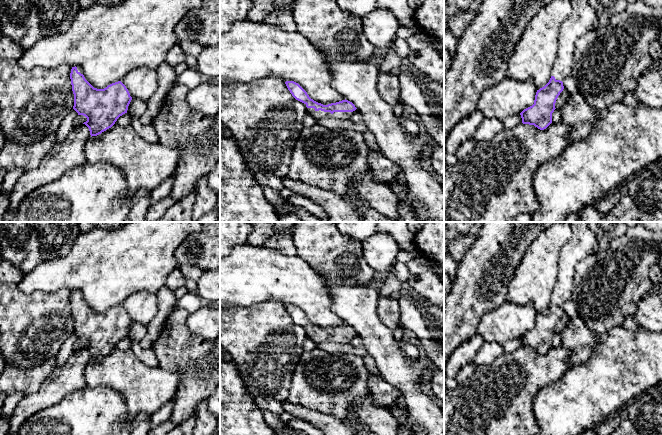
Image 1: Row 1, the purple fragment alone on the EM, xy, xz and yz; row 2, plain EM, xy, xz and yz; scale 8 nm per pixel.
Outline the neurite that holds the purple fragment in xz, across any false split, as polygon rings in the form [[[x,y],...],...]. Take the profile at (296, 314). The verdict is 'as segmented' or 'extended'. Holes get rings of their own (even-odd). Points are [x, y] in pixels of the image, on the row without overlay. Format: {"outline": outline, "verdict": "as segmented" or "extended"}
{"outline": [[[286,305],[285,308],[292,320],[305,328],[307,338],[311,339],[316,344],[326,341],[350,344],[354,337],[357,336],[355,329],[346,323],[336,327],[323,329],[311,323],[298,307]]], "verdict": "extended"}

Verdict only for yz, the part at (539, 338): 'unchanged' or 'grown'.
grown

